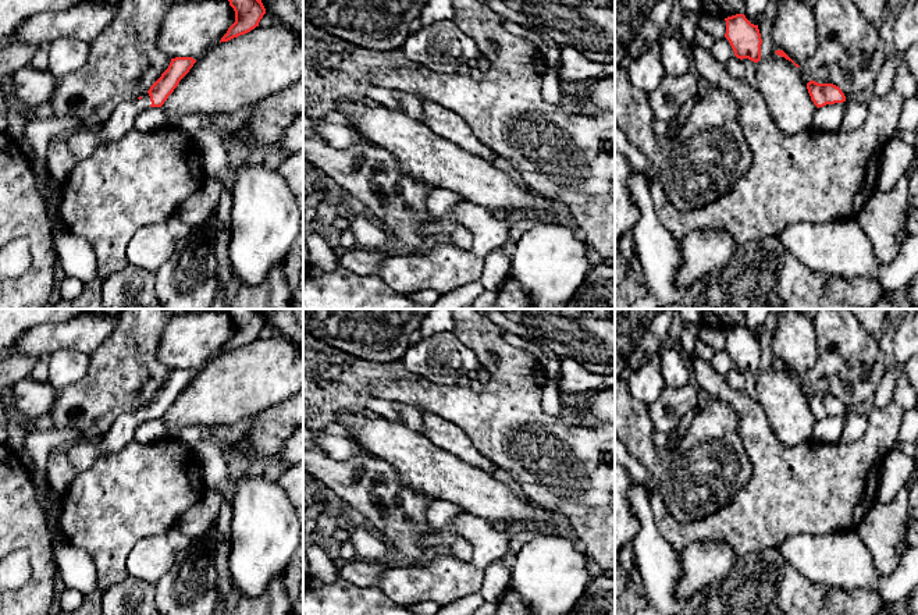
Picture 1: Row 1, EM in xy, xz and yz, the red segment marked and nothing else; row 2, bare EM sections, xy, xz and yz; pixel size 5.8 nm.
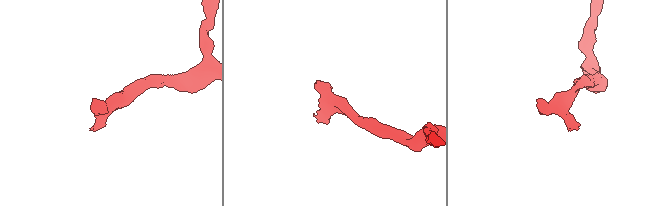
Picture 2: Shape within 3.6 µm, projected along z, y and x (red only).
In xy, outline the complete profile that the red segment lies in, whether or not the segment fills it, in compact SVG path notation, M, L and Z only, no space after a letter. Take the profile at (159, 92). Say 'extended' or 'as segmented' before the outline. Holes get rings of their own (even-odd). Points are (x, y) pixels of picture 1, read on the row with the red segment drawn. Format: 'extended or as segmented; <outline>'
extended; M192 57L171 58L168 68L134 102L120 104L99 128L81 128L65 136L65 143L78 160L92 156L104 145L113 143L135 127L139 114L149 107L161 107L179 81L196 63Z

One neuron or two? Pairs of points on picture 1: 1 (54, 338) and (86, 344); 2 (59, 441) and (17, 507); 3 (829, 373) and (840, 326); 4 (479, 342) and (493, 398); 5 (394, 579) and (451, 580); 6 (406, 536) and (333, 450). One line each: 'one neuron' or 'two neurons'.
1: one neuron
2: two neurons
3: one neuron
4: one neuron
5: one neuron
6: two neurons

